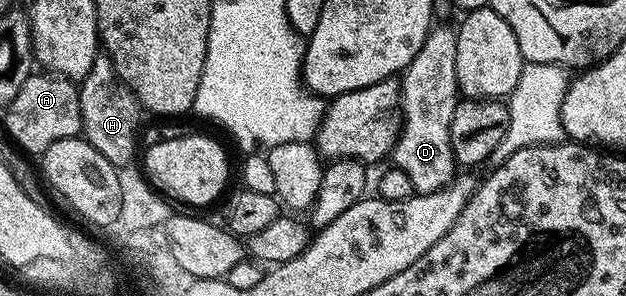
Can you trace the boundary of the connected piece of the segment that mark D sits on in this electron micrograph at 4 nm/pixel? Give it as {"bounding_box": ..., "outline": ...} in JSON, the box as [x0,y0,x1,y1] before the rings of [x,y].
{"bounding_box":[392,25,460,195],"outline":[[[434,25],[430,35],[424,41],[420,53],[409,63],[400,75],[402,88],[402,131],[392,152],[393,166],[408,173],[408,181],[412,181],[415,192],[420,195],[436,193],[441,187],[449,187],[456,177],[456,164],[452,145],[450,144],[450,126],[452,113],[456,113],[456,105],[460,101],[458,82],[456,81],[456,31],[450,25]]]}

